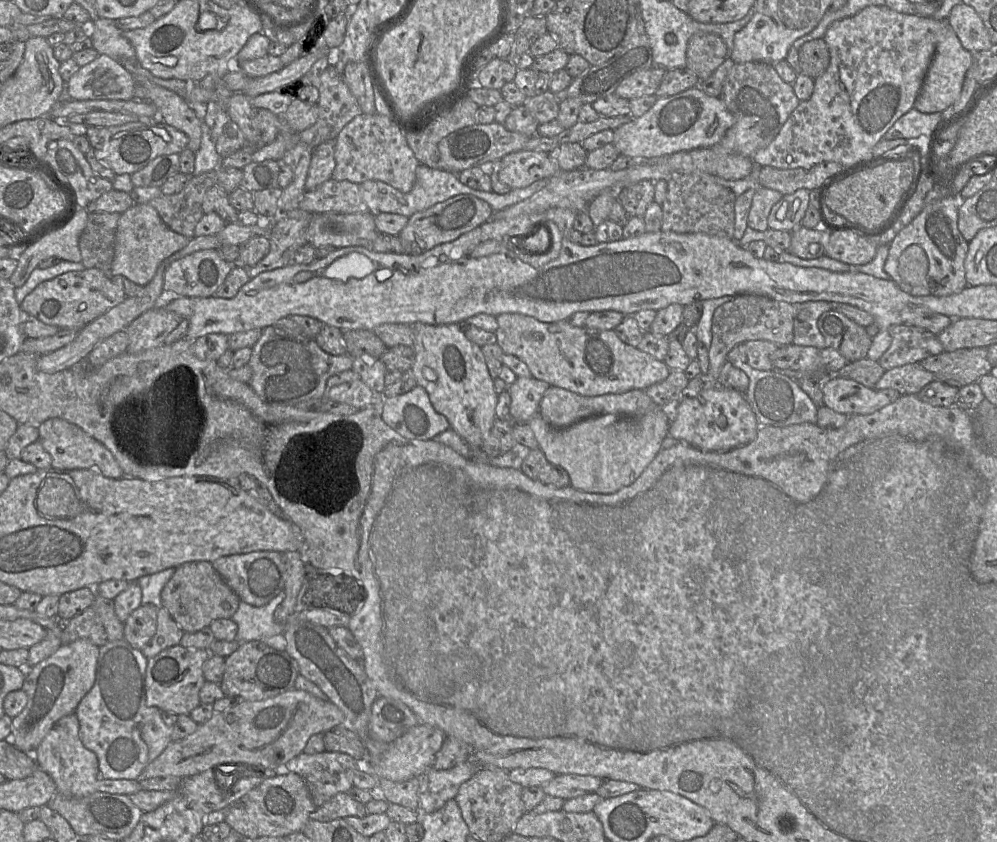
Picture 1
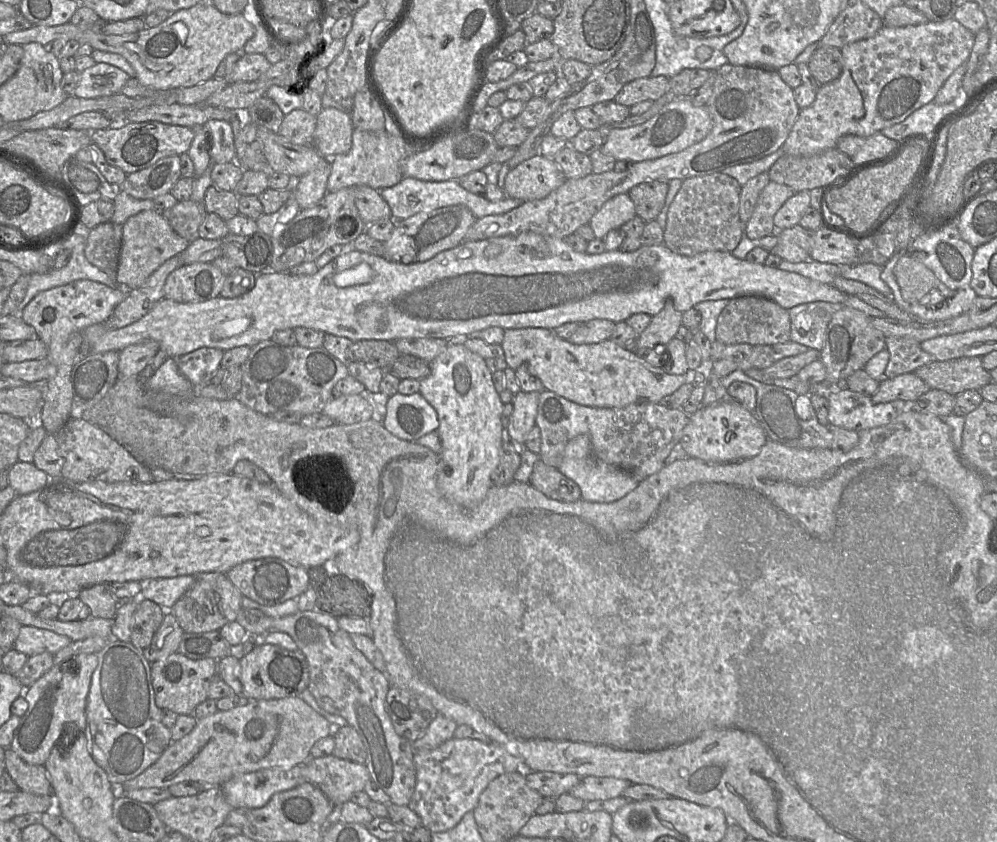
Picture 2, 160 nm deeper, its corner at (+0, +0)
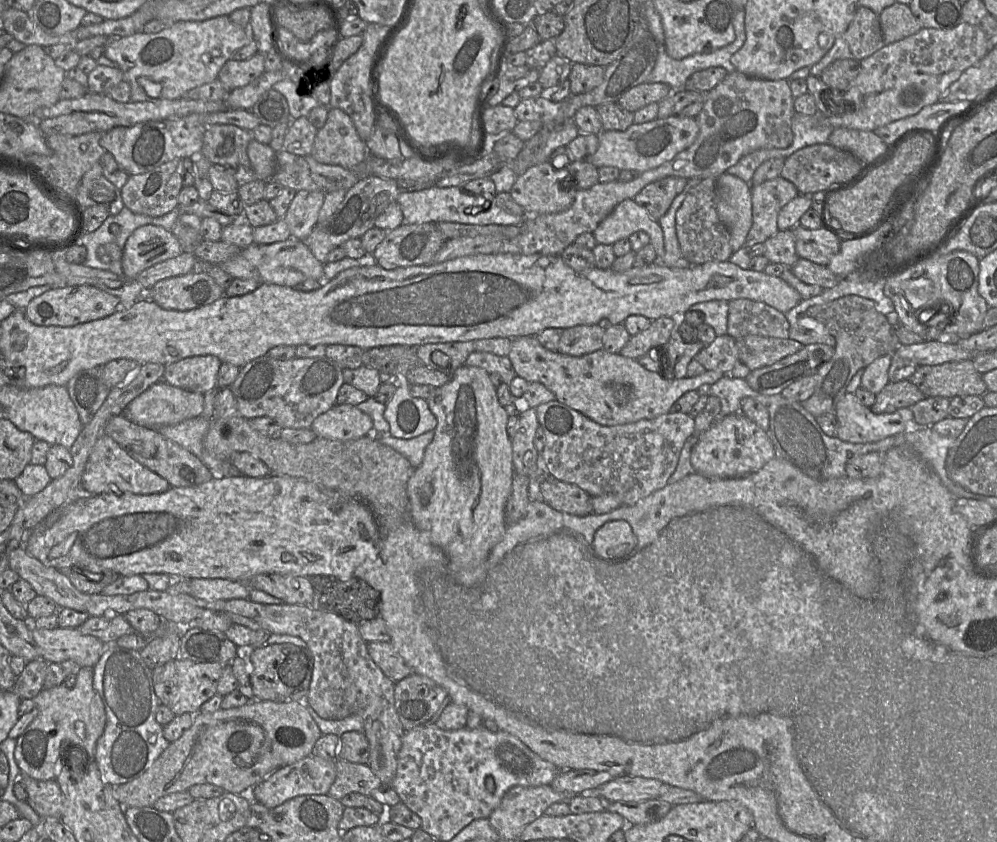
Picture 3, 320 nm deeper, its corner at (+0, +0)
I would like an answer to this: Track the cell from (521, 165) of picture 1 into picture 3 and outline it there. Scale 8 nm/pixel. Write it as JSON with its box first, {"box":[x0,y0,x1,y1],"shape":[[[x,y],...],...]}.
{"box":[510,161,576,215],"shape":[[[547,161],[517,176],[510,194],[527,215],[540,215],[568,209],[576,191],[567,168],[554,168]]]}

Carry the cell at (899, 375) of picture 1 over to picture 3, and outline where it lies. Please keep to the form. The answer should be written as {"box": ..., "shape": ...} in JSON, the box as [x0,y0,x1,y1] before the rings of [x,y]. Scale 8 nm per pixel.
{"box":[871,379,926,414],"shape":[[[909,379],[897,383],[889,382],[877,395],[871,407],[875,414],[893,413],[908,408],[926,396]]]}

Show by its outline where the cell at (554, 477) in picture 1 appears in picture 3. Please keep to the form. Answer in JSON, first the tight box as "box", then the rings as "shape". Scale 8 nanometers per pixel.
{"box":[541,475,593,516],"shape":[[[552,475],[541,484],[541,493],[544,502],[557,511],[576,516],[593,513],[590,495],[577,485],[559,481]]]}

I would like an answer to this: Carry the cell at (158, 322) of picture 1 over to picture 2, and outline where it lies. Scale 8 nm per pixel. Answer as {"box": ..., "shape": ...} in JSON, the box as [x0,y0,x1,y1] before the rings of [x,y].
{"box":[119,341,160,378],"shape":[[[155,341],[130,345],[119,352],[119,378],[139,377],[160,346]]]}

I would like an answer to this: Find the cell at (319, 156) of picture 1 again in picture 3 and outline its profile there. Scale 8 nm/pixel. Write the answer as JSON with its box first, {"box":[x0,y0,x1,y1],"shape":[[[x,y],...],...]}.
{"box":[283,191,325,240],"shape":[[[297,191],[283,218],[292,236],[304,240],[310,235],[318,222],[325,194],[324,191]]]}

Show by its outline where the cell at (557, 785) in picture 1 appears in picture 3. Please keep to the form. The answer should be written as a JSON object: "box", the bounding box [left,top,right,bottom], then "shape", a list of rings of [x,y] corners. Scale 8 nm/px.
{"box":[594,775,671,803],"shape":[[[623,775],[598,787],[594,793],[606,803],[659,799],[671,787],[659,780]]]}

